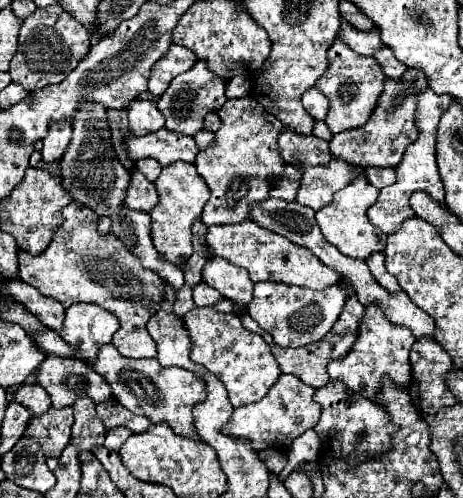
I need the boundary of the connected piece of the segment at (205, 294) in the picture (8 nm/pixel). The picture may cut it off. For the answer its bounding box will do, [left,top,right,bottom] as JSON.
[194,283,224,307]

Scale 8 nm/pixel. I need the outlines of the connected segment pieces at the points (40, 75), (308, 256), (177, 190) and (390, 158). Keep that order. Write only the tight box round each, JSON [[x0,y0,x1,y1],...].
[[10,5,90,91],[206,221,340,289],[150,161,210,265],[330,69,428,167]]

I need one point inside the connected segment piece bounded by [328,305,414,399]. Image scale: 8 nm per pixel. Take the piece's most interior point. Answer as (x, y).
(382, 348)

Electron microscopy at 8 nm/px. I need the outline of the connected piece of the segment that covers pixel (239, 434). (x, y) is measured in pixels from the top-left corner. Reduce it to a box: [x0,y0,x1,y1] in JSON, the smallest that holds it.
[222,375,320,453]

